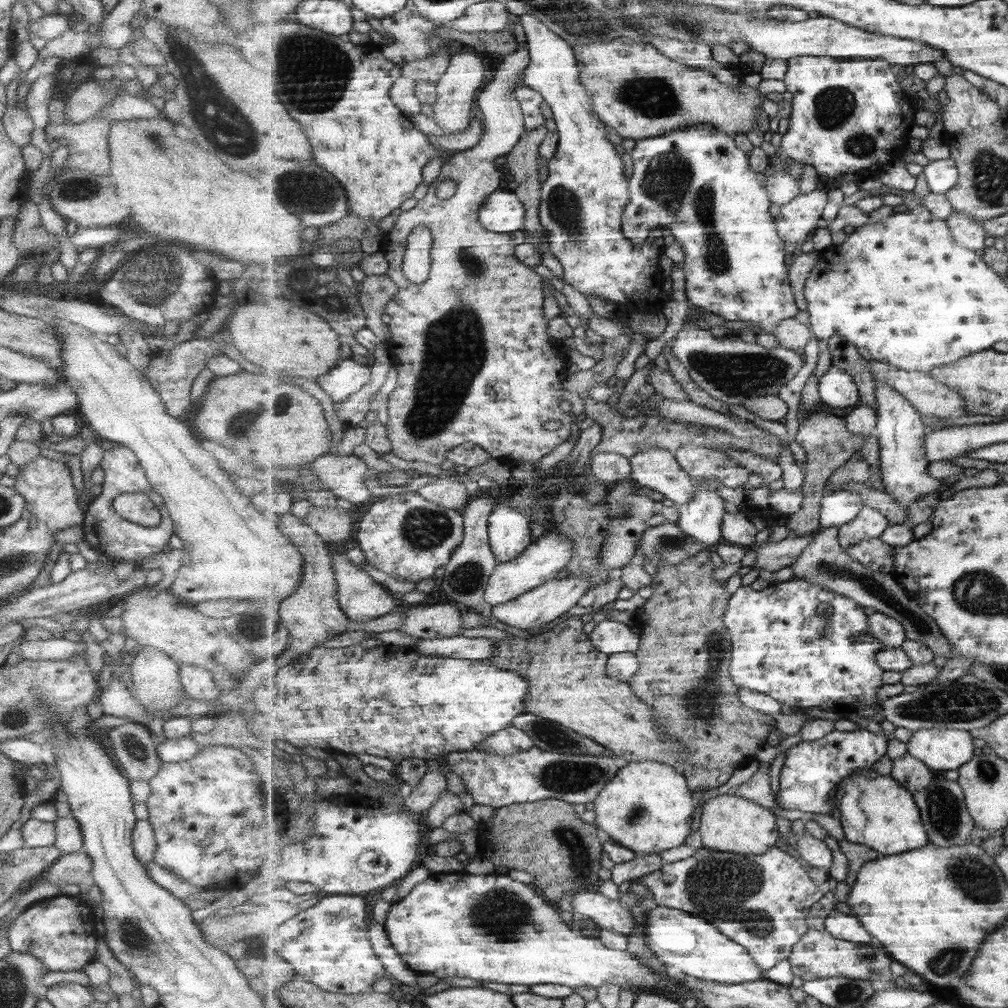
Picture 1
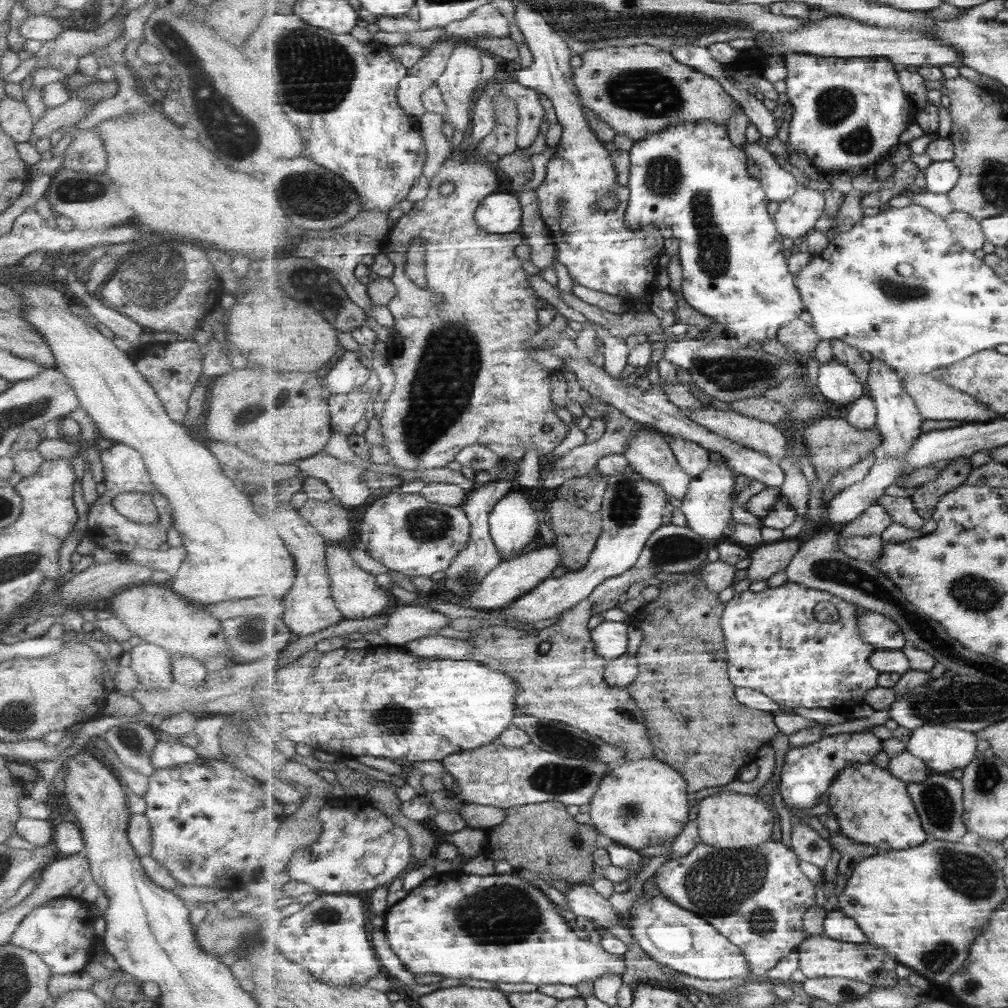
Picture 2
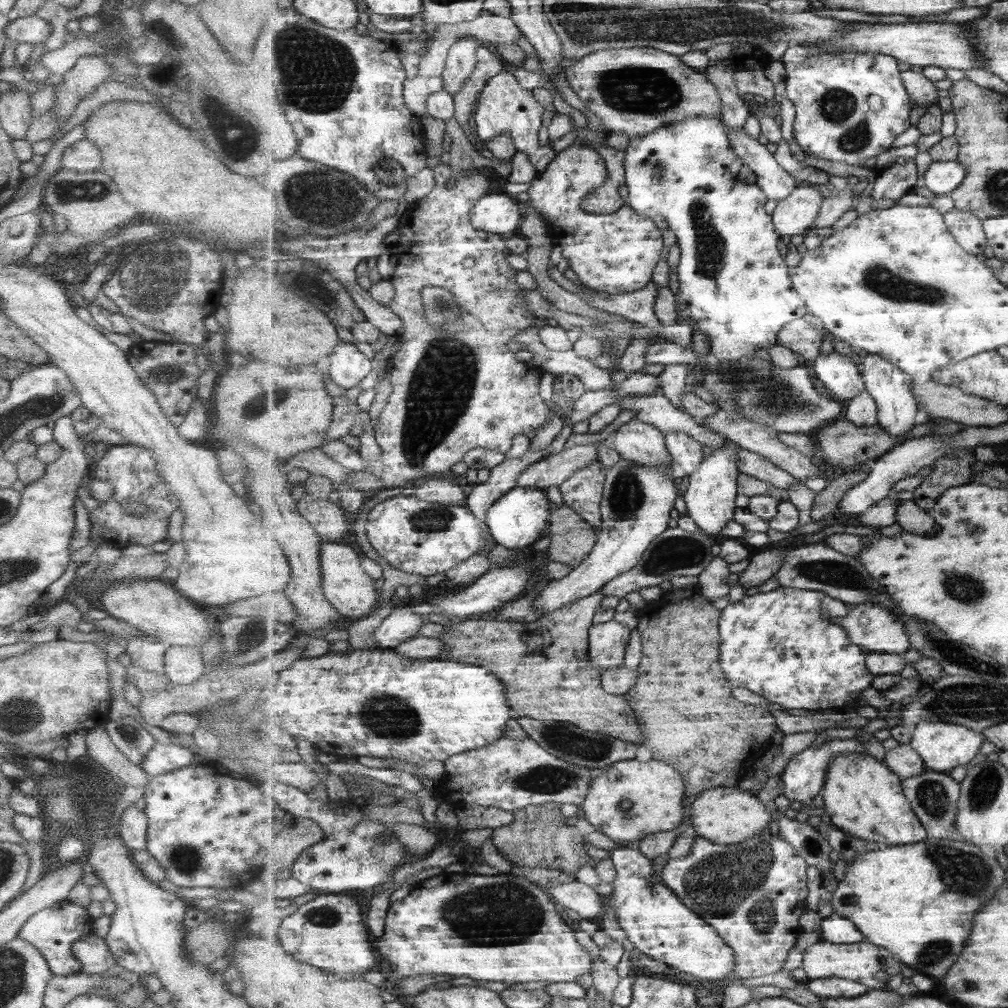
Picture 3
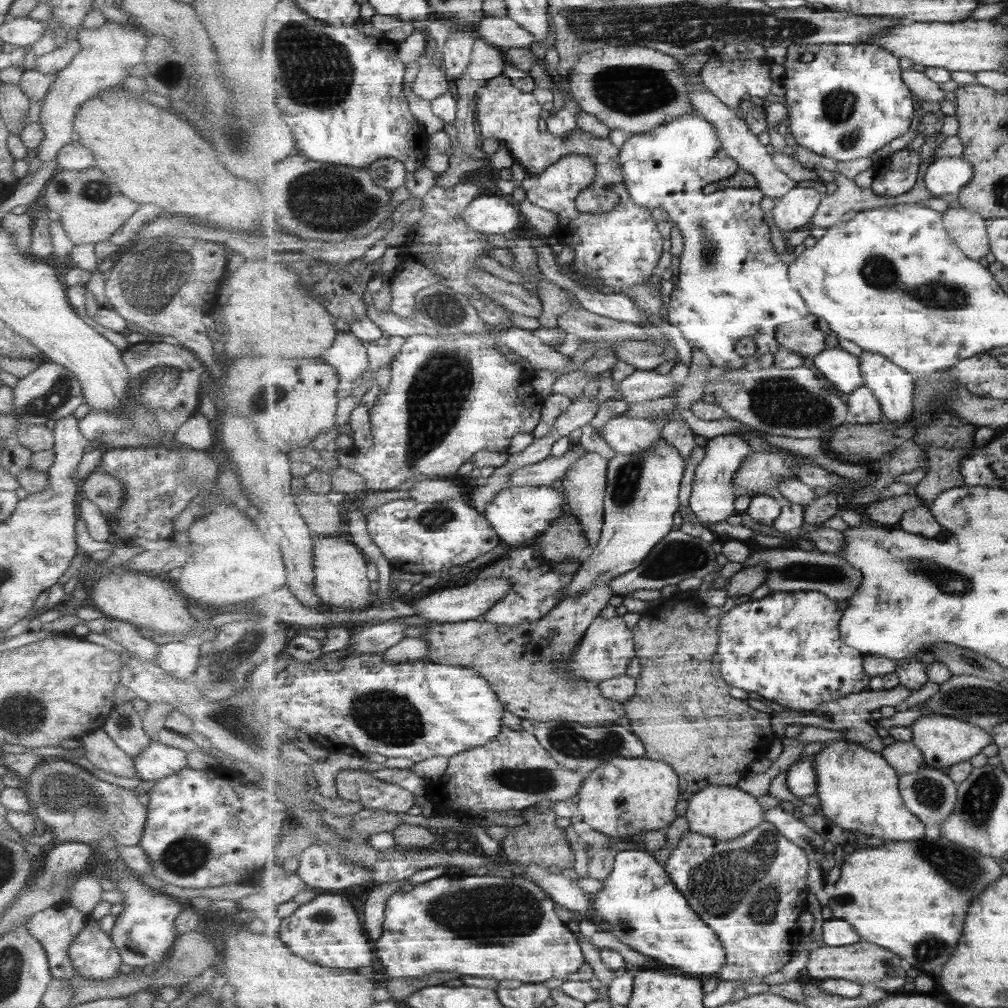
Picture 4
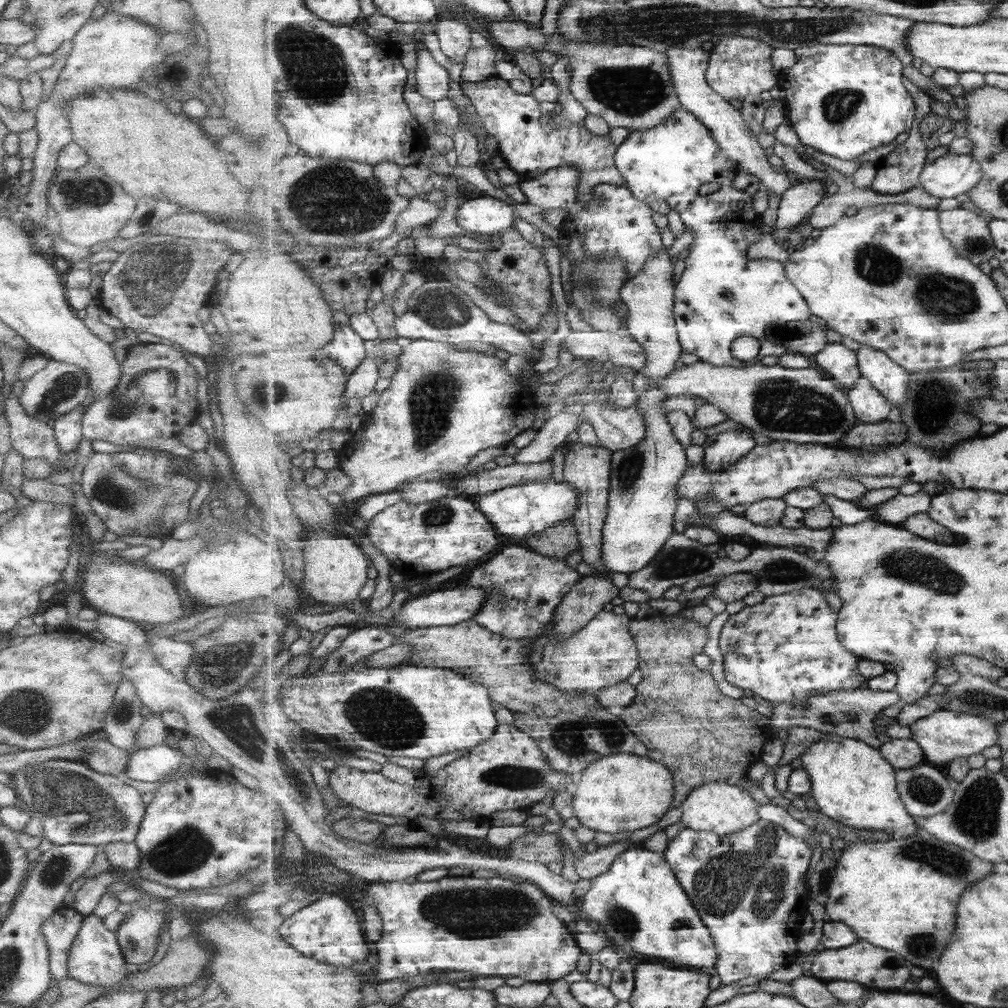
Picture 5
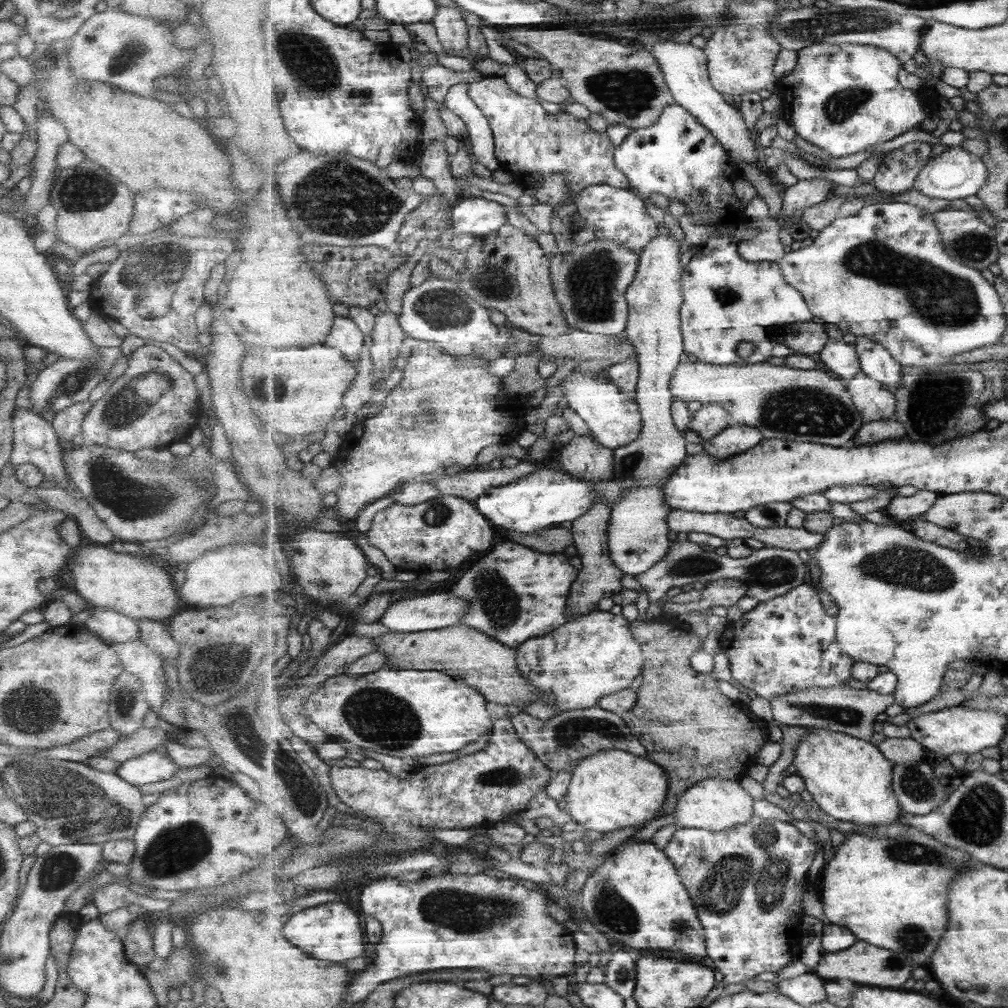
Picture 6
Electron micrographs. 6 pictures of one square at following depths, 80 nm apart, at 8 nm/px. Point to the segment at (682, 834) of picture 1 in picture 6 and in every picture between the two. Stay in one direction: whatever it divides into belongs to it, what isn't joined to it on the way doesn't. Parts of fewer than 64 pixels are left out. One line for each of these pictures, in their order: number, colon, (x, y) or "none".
2: (640, 803)
3: (629, 800)
4: (621, 798)
5: (620, 793)
6: (613, 789)

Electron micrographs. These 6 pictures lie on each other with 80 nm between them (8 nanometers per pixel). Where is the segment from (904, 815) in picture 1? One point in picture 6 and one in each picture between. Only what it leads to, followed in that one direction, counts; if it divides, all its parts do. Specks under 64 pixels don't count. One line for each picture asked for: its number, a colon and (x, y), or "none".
2: (873, 806)
3: (864, 797)
4: (858, 789)
5: (852, 782)
6: (850, 778)

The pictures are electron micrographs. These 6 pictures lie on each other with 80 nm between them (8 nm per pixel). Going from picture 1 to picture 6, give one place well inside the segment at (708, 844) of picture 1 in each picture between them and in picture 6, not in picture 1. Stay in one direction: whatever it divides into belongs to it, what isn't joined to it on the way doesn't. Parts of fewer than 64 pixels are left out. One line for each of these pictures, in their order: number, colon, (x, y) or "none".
2: (727, 820)
3: (727, 816)
4: (726, 813)
5: (718, 807)
6: (718, 805)

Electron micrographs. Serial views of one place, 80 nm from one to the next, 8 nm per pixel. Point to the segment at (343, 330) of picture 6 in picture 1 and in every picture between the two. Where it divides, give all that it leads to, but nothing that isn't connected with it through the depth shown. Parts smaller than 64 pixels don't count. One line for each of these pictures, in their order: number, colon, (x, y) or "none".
1: (349, 377)
2: (348, 374)
3: (348, 367)
4: (348, 355)
5: (347, 348)

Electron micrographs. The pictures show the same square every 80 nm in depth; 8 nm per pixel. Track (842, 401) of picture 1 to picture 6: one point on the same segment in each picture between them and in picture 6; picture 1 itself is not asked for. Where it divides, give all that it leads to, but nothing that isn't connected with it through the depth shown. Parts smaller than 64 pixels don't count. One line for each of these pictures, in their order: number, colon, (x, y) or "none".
2: (836, 382)
3: (843, 380)
4: (842, 370)
5: (840, 363)
6: (841, 359)

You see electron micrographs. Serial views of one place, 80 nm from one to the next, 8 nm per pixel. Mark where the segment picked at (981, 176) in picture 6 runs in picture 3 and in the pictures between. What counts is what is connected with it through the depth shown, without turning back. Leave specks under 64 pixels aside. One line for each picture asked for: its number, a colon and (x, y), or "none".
3: (941, 178)
4: (945, 176)
5: (952, 174)

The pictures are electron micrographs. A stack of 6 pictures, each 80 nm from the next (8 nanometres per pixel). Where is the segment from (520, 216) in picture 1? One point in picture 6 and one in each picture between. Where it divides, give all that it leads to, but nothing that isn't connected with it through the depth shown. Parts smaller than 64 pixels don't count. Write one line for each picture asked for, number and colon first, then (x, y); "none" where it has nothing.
2: (501, 213)
3: (499, 213)
4: (491, 214)
5: (485, 215)
6: (476, 216)

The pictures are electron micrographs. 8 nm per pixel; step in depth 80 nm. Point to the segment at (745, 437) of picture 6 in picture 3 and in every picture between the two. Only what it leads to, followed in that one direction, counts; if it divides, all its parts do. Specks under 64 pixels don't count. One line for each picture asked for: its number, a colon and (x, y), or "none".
3: (710, 498)
4: (713, 496)
5: (723, 450)

